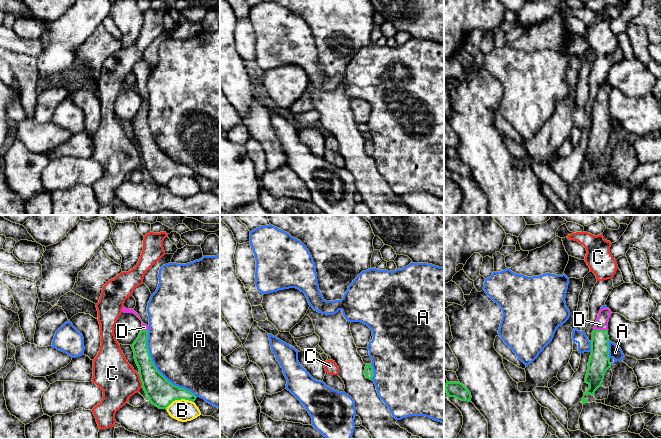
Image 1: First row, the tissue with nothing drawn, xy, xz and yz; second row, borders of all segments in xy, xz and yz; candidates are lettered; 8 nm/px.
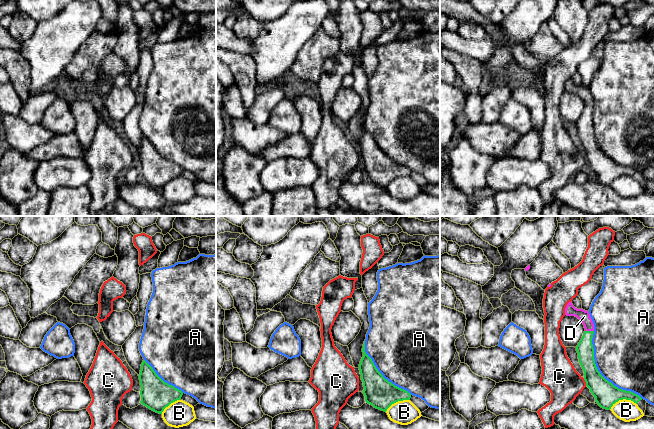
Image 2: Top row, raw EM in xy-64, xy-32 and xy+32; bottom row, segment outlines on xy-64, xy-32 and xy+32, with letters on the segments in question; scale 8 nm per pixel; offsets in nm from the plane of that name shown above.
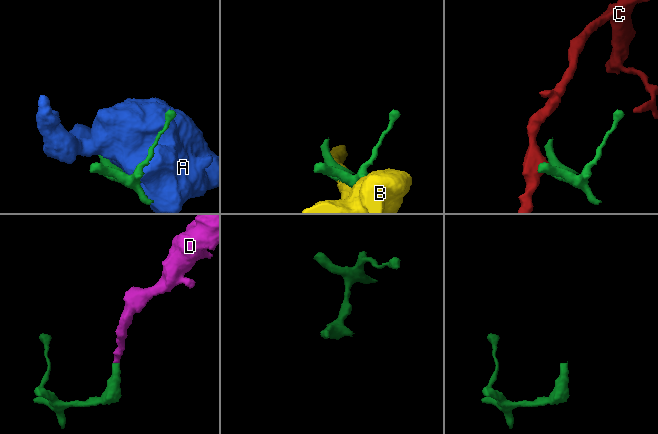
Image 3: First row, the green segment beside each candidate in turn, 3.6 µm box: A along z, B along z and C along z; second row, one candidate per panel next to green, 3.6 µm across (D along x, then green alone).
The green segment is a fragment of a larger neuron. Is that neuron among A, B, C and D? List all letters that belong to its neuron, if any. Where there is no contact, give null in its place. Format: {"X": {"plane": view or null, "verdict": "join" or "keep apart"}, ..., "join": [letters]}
{"A": {"plane": "xy", "verdict": "keep apart"}, "B": {"plane": "xy", "verdict": "keep apart"}, "C": {"plane": "xy", "verdict": "keep apart"}, "D": {"plane": "yz", "verdict": "join"}, "join": ["D"]}

